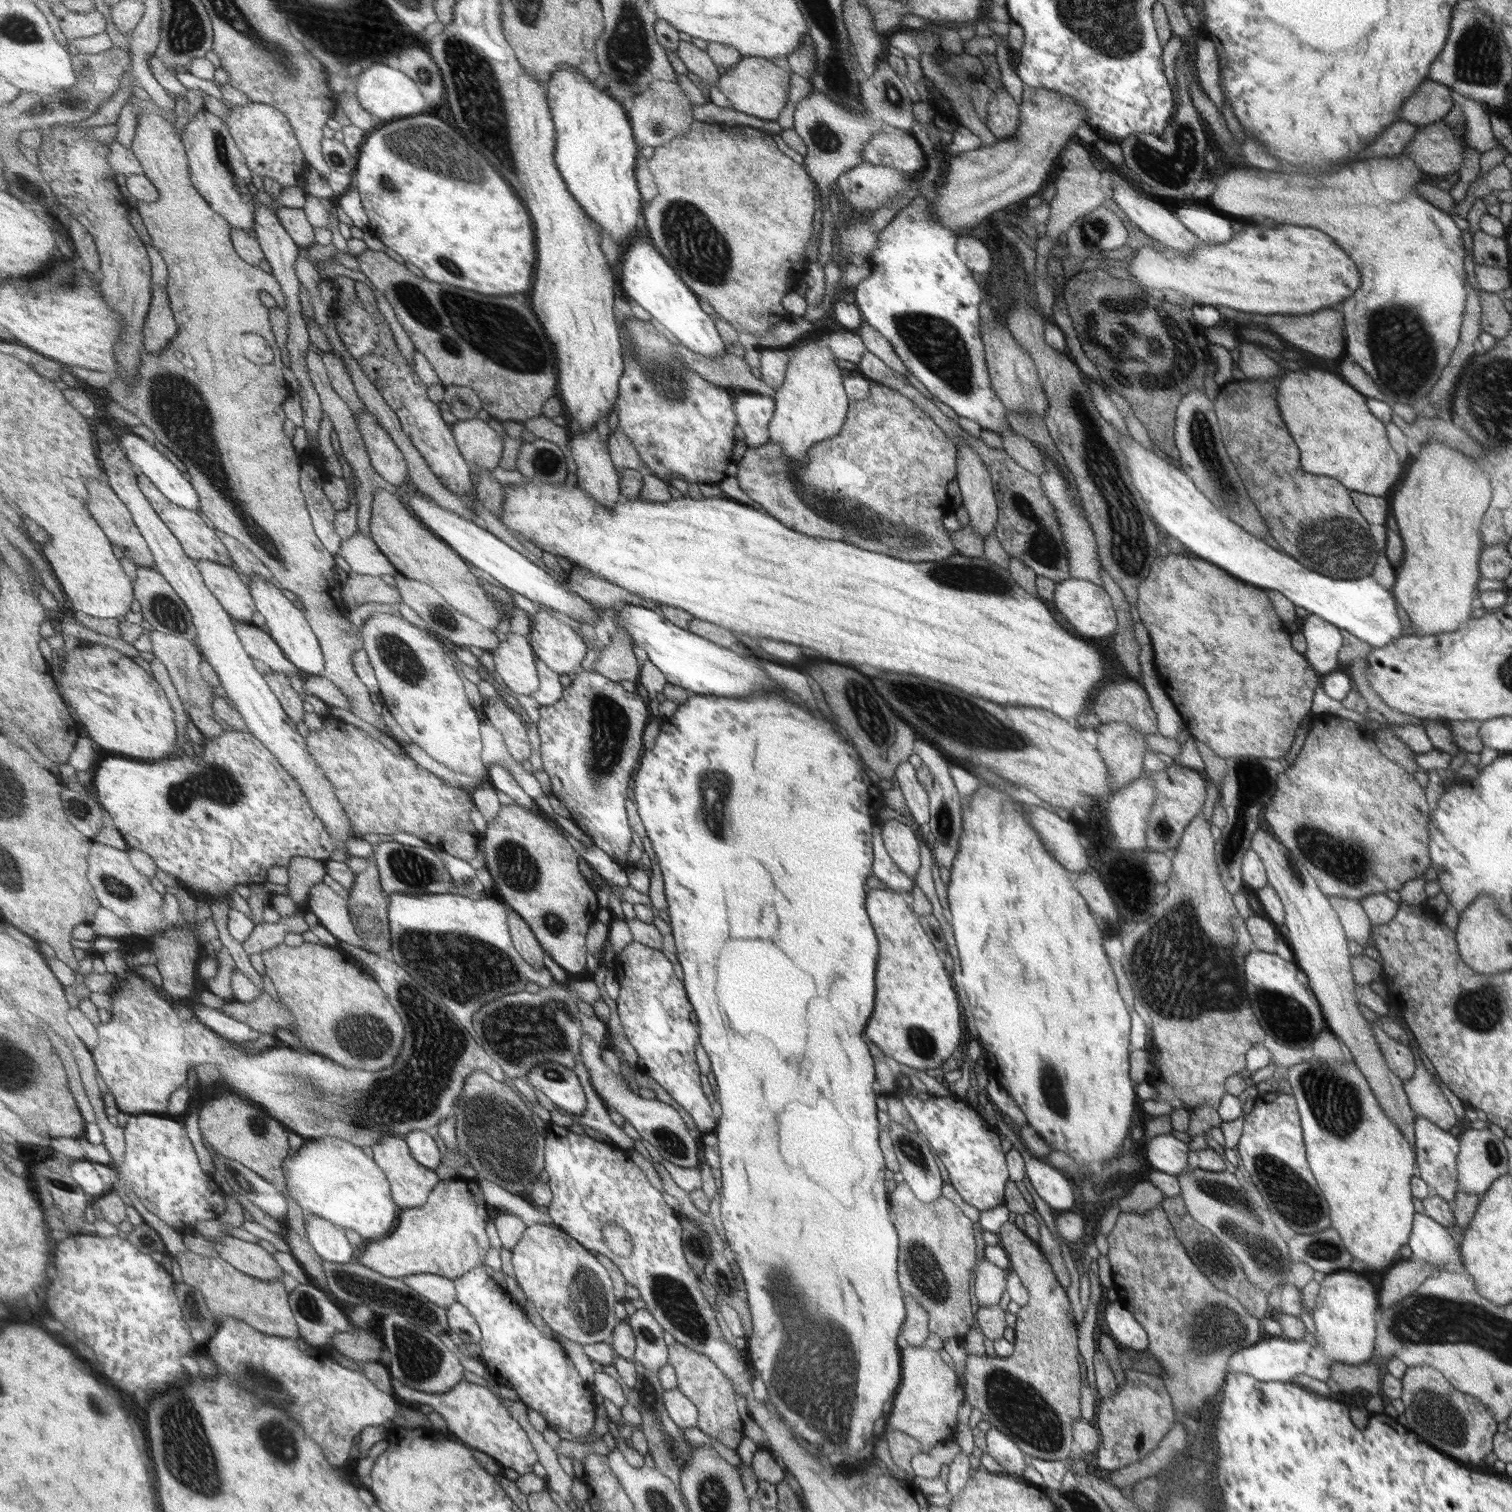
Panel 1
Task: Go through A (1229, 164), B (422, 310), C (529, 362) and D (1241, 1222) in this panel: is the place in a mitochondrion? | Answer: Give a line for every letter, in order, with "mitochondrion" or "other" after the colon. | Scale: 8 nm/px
A: other
B: mitochondrion
C: mitochondrion
D: mitochondrion

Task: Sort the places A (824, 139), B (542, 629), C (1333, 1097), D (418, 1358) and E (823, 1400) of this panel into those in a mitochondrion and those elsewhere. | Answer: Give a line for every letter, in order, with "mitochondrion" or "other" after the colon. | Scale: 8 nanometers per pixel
A: mitochondrion
B: other
C: mitochondrion
D: mitochondrion
E: mitochondrion

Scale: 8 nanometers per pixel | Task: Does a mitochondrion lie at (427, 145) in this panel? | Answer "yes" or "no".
yes

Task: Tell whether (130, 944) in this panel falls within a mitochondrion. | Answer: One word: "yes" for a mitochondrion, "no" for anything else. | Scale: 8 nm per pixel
no

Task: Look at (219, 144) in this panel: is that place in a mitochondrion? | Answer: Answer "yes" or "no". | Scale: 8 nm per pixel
yes

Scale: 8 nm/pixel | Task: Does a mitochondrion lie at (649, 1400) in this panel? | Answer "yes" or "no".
yes

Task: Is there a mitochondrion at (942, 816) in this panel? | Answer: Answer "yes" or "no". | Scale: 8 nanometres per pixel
yes

